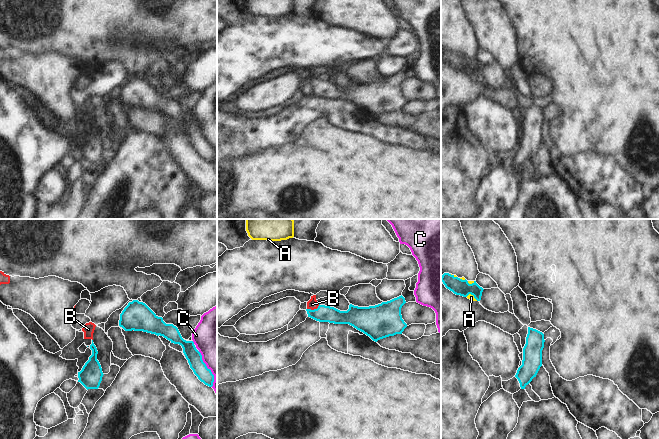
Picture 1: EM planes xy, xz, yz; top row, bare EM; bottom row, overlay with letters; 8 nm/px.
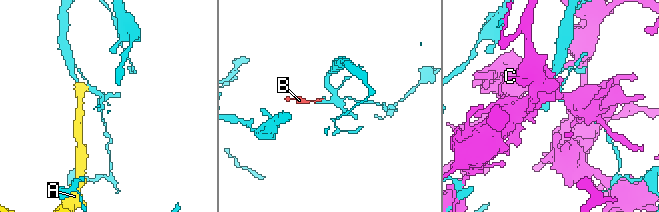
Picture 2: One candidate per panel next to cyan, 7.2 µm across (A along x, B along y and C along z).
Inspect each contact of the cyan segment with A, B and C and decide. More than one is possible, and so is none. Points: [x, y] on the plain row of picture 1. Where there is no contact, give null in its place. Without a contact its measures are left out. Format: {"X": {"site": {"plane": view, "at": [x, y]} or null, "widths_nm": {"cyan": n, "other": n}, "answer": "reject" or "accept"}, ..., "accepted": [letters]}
{"A": {"site": {"plane": "yz", "at": [472, 70]}, "widths_nm": {"cyan": 130, "other": 50}, "answer": "reject"}, "B": {"site": {"plane": "xz", "at": [314, 85]}, "widths_nm": {"cyan": 130, "other": 90}, "answer": "accept"}, "C": {"site": {"plane": "xy", "at": [209, 145]}, "widths_nm": {"cyan": 120, "other": 340}, "answer": "reject"}, "accepted": ["B"]}

